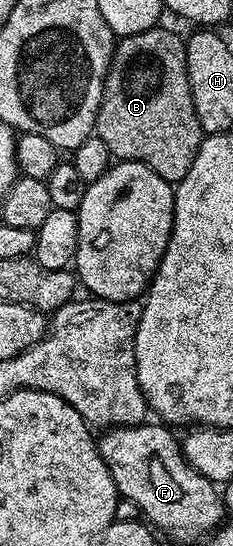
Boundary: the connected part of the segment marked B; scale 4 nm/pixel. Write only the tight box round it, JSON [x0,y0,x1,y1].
[94,25,206,185]

